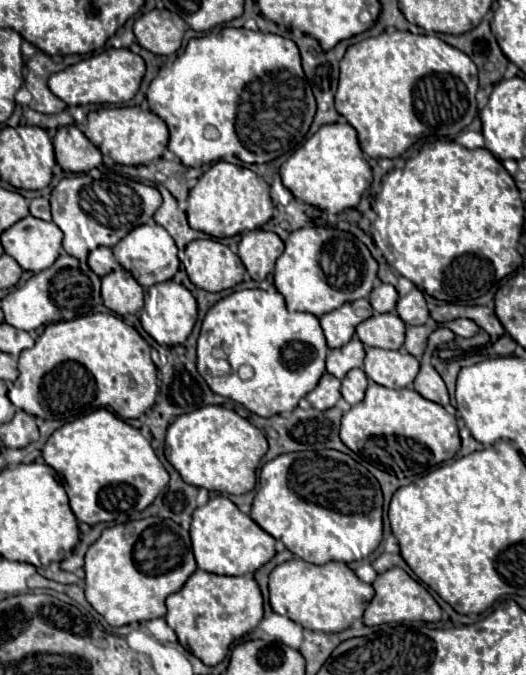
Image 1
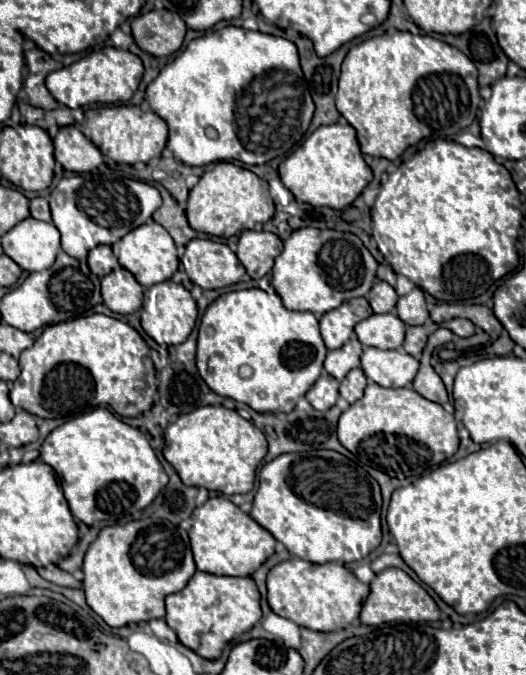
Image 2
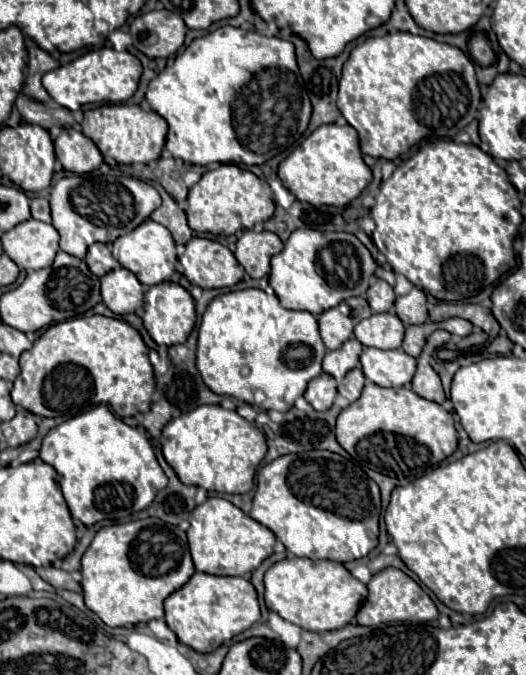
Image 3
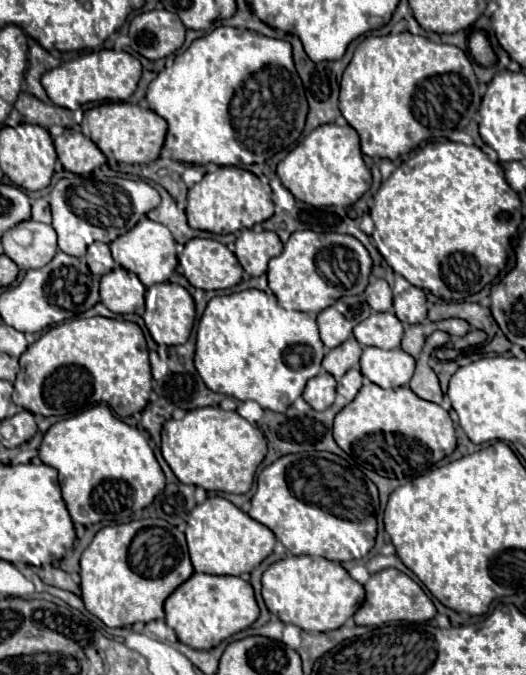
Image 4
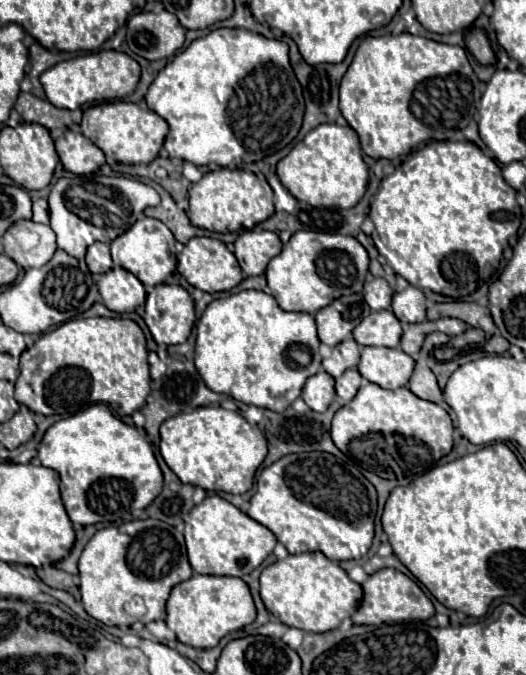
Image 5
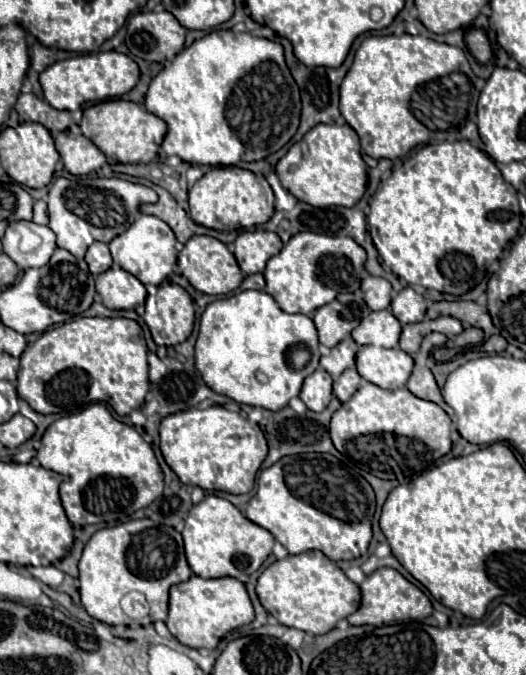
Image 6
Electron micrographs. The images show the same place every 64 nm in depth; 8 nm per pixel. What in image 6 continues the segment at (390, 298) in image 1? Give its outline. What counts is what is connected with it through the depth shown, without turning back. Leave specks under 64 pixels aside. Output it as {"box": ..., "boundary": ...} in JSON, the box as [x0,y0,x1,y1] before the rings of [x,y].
{"box":[362,276,392,310],"boundary":[[[366,276],[362,280],[362,292],[364,292],[364,302],[368,304],[370,310],[386,310],[386,308],[390,308],[392,286],[390,286],[390,282],[386,278]]]}

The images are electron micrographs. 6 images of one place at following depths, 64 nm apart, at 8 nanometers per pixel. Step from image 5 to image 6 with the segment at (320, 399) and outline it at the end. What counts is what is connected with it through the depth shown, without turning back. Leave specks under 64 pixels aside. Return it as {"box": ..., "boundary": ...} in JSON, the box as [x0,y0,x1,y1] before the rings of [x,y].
{"box":[300,368,332,412],"boundary":[[[318,368],[312,372],[302,386],[300,400],[312,410],[312,412],[322,412],[332,398],[332,378],[326,370]]]}

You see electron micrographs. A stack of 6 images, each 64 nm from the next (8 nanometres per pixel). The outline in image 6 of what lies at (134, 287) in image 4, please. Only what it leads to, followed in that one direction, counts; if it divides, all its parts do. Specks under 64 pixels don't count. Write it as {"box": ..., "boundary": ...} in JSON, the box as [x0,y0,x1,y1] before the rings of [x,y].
{"box":[96,264,146,310],"boundary":[[[116,264],[96,278],[96,292],[110,310],[132,310],[146,300],[144,284]]]}

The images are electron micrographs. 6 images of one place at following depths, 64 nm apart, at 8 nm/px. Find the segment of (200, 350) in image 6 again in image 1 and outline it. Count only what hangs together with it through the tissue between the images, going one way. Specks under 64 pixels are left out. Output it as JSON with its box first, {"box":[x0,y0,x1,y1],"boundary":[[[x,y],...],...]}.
{"box":[196,290,328,416],"boundary":[[[240,290],[218,300],[204,316],[196,344],[197,370],[206,384],[220,396],[240,402],[258,416],[274,416],[290,412],[318,384],[324,374],[324,360],[328,354],[326,338],[320,322],[308,312],[290,312],[282,294],[266,290]]]}

